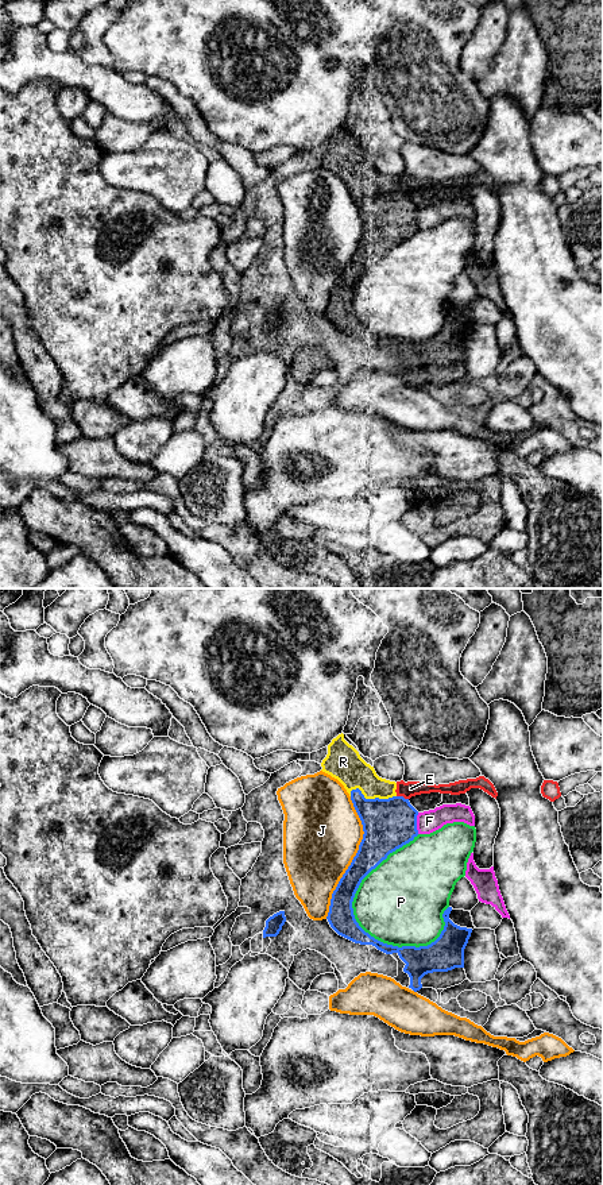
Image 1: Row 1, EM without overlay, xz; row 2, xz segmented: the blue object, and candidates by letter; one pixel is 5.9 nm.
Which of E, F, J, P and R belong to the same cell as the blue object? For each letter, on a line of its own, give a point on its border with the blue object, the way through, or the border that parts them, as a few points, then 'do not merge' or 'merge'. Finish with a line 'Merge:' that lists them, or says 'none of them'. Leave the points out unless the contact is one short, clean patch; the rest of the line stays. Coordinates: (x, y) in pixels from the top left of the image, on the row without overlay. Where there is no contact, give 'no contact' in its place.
E: xz (402, 192) | do not merge
F: xz (416, 219) | do not merge
J: xz (354, 253) | do not merge
P: xz (355, 288) | do not merge
R: xz (372, 195) | merge
Merge: R

